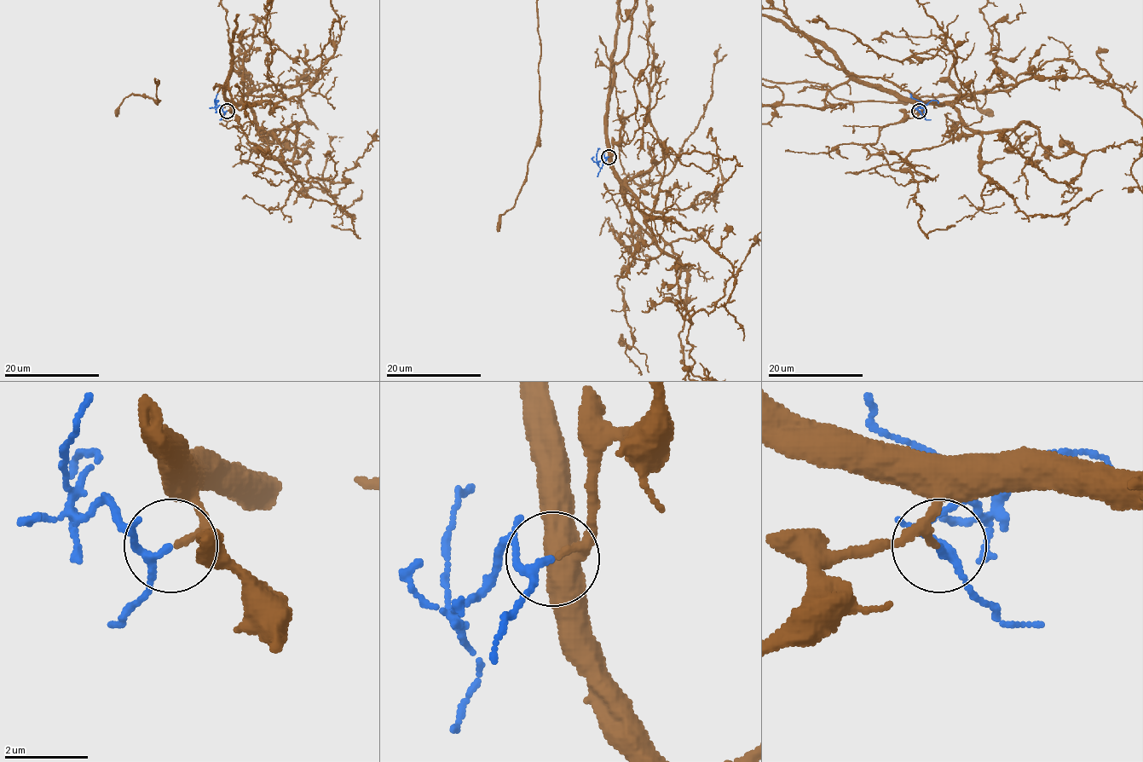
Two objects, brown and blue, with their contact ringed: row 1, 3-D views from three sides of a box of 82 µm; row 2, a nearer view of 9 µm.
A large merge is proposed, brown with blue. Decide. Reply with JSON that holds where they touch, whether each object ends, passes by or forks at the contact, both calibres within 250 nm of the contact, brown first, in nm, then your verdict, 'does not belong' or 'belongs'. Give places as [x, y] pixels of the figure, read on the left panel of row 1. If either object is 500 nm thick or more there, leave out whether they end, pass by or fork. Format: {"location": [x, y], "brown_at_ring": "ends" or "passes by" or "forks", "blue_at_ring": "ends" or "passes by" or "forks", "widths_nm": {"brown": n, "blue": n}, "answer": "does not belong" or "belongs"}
{"location": [227, 111], "brown_at_ring": "passes by", "blue_at_ring": "passes by", "widths_nm": {"brown": 130, "blue": 140}, "answer": "belongs"}

